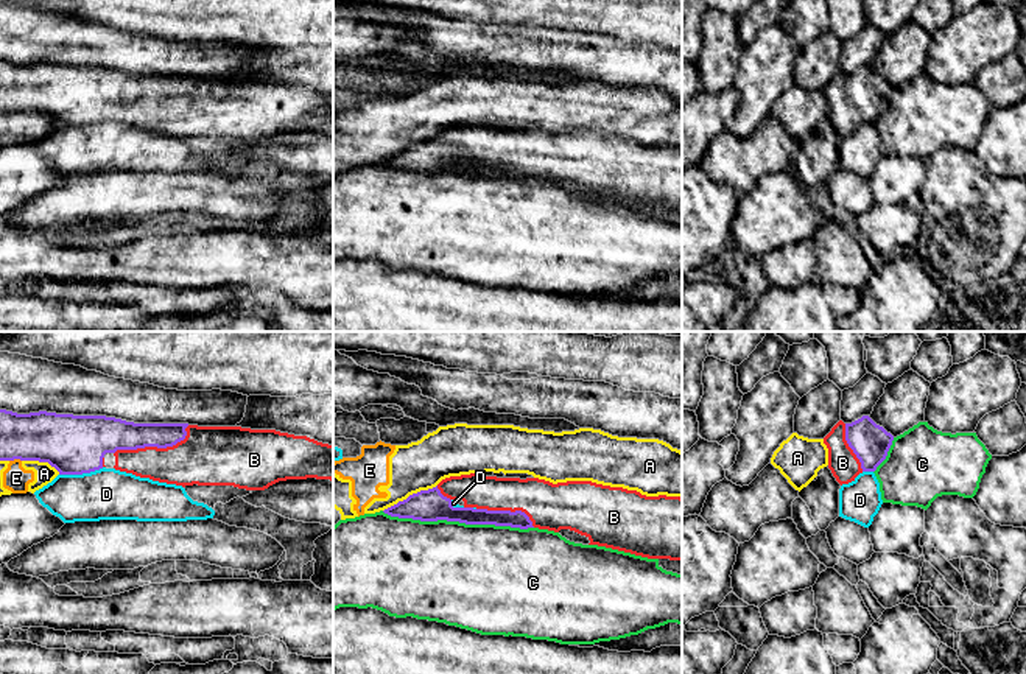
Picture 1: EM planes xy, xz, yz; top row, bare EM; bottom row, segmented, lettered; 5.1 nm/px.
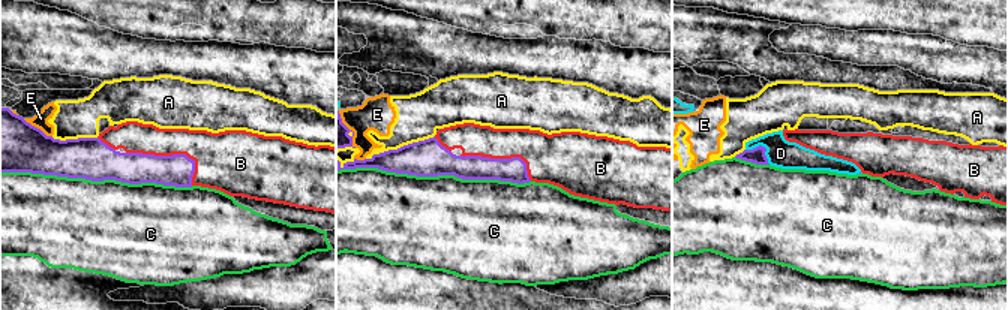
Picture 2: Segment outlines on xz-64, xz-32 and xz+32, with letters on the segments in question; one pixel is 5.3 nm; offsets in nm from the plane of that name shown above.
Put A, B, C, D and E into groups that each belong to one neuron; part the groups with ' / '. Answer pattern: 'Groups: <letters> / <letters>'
Groups: A E / B / C / D

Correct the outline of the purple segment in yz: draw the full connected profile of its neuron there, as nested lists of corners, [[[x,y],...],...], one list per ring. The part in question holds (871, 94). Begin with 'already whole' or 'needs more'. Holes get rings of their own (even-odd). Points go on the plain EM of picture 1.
needs more; [[[869,67],[844,75],[839,72],[824,89],[828,120],[836,132],[849,135],[863,123],[875,123],[886,111],[894,87]]]

